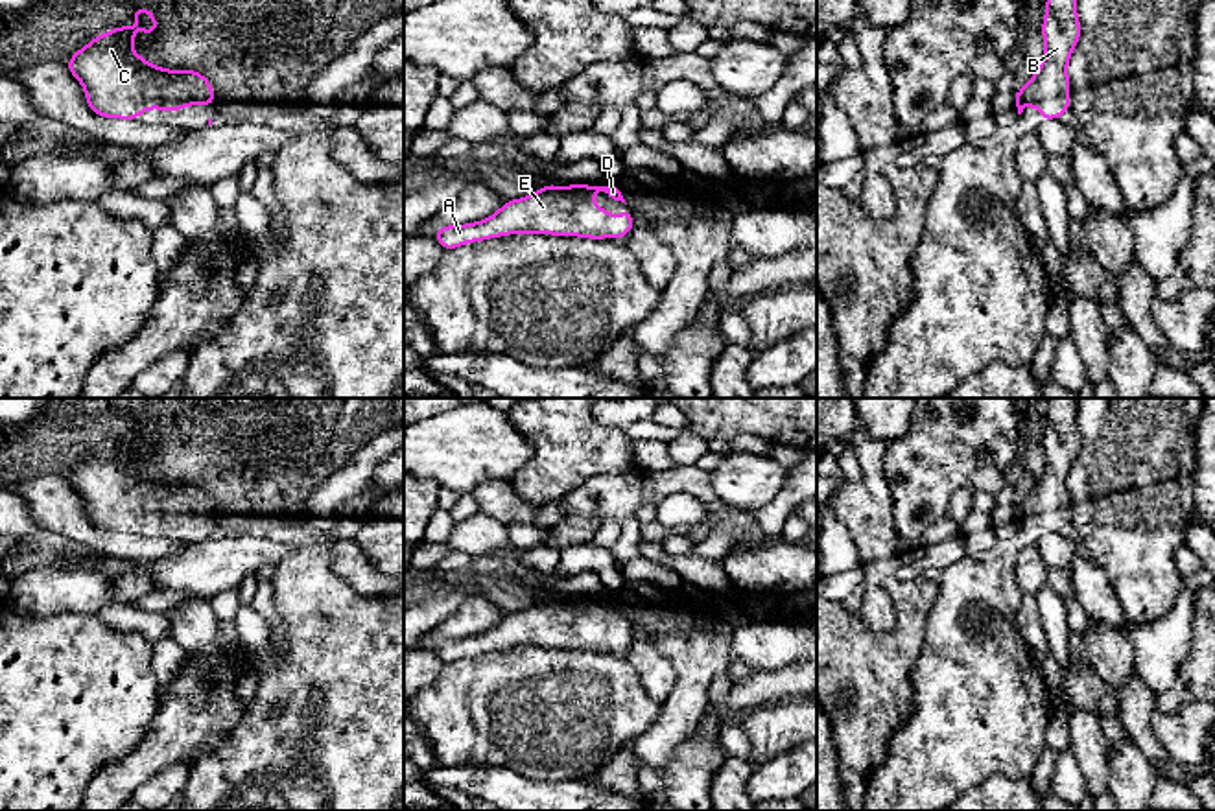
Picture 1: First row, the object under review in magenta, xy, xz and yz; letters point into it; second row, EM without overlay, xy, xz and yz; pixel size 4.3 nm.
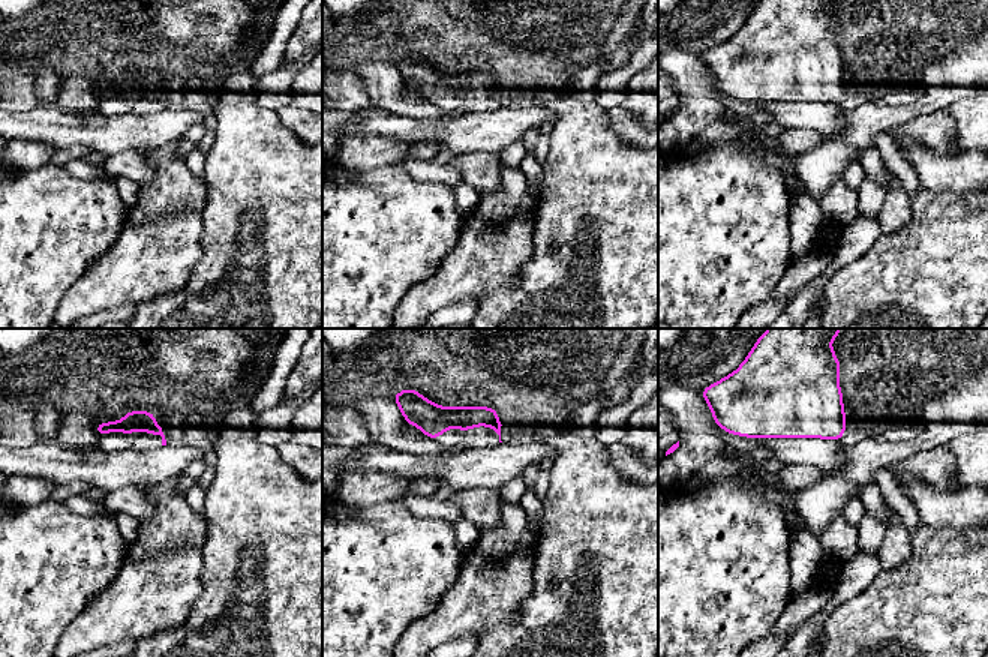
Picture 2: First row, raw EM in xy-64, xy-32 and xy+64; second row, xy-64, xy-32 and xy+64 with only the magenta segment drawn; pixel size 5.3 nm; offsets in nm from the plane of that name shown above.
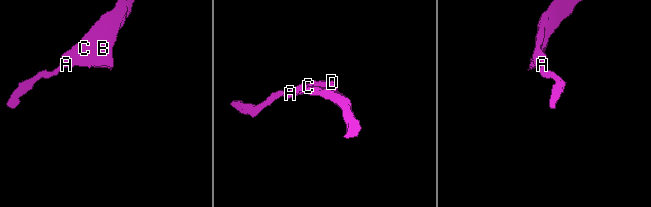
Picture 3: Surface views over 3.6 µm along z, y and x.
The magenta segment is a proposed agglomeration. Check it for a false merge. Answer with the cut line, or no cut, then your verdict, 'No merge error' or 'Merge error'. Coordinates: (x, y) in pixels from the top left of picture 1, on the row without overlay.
No split. No merge error

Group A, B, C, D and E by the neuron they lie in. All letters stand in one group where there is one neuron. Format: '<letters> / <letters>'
A B C D E

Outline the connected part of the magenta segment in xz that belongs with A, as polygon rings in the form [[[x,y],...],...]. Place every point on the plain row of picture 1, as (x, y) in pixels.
[[[544,597],[527,610],[503,614],[501,621],[487,632],[439,640],[431,647],[444,664],[518,645],[623,652],[634,641],[634,627],[627,619],[623,627],[610,629],[607,621],[590,614],[594,606],[607,606],[625,616],[614,597]]]

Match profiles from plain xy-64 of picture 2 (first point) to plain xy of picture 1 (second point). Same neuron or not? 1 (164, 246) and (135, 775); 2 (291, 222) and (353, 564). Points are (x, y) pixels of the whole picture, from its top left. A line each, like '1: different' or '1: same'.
1: same
2: different

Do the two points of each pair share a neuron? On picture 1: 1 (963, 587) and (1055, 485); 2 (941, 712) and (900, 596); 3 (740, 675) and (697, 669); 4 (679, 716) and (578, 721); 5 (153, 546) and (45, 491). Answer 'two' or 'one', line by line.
1: one
2: two
3: one
4: two
5: one

